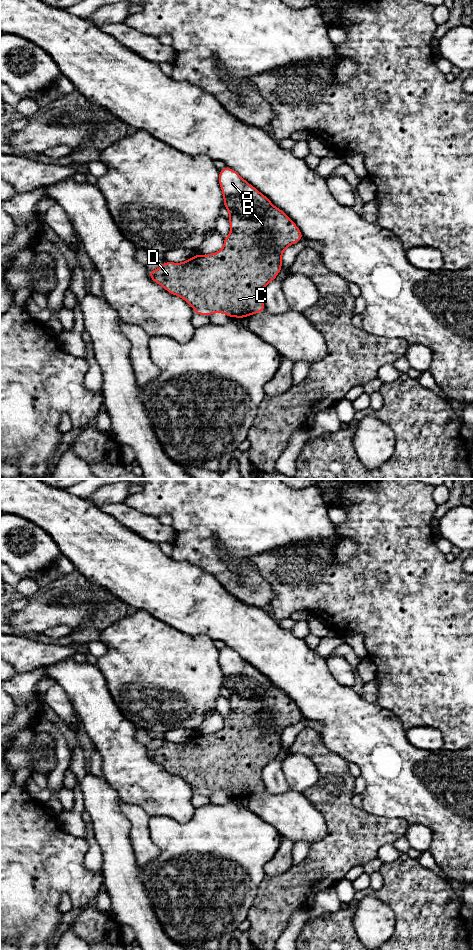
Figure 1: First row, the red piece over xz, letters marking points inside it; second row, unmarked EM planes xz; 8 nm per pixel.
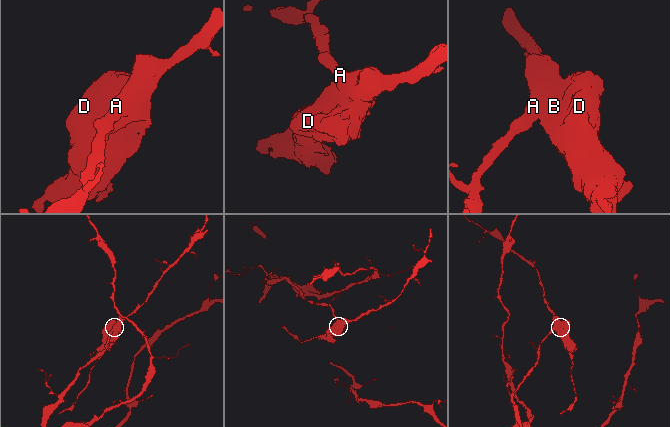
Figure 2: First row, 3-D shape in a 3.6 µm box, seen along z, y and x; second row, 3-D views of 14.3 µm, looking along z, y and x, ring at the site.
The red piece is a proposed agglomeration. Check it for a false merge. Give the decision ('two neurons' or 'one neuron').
two neurons

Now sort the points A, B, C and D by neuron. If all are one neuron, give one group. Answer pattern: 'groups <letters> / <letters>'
groups A / B C D

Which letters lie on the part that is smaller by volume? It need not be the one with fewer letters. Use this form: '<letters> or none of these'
B, C, D

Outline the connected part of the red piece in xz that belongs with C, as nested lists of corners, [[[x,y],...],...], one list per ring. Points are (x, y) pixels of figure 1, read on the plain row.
[[[272,686],[262,693],[255,693],[252,698],[242,698],[231,694],[228,698],[231,713],[223,718],[224,726],[217,733],[200,735],[186,740],[183,743],[165,741],[156,749],[148,751],[149,757],[165,770],[181,777],[189,783],[195,794],[208,797],[212,793],[223,793],[229,797],[245,798],[252,794],[265,792],[262,771],[268,763],[276,759],[282,749],[282,734],[284,730],[304,719],[297,705],[279,688]]]

